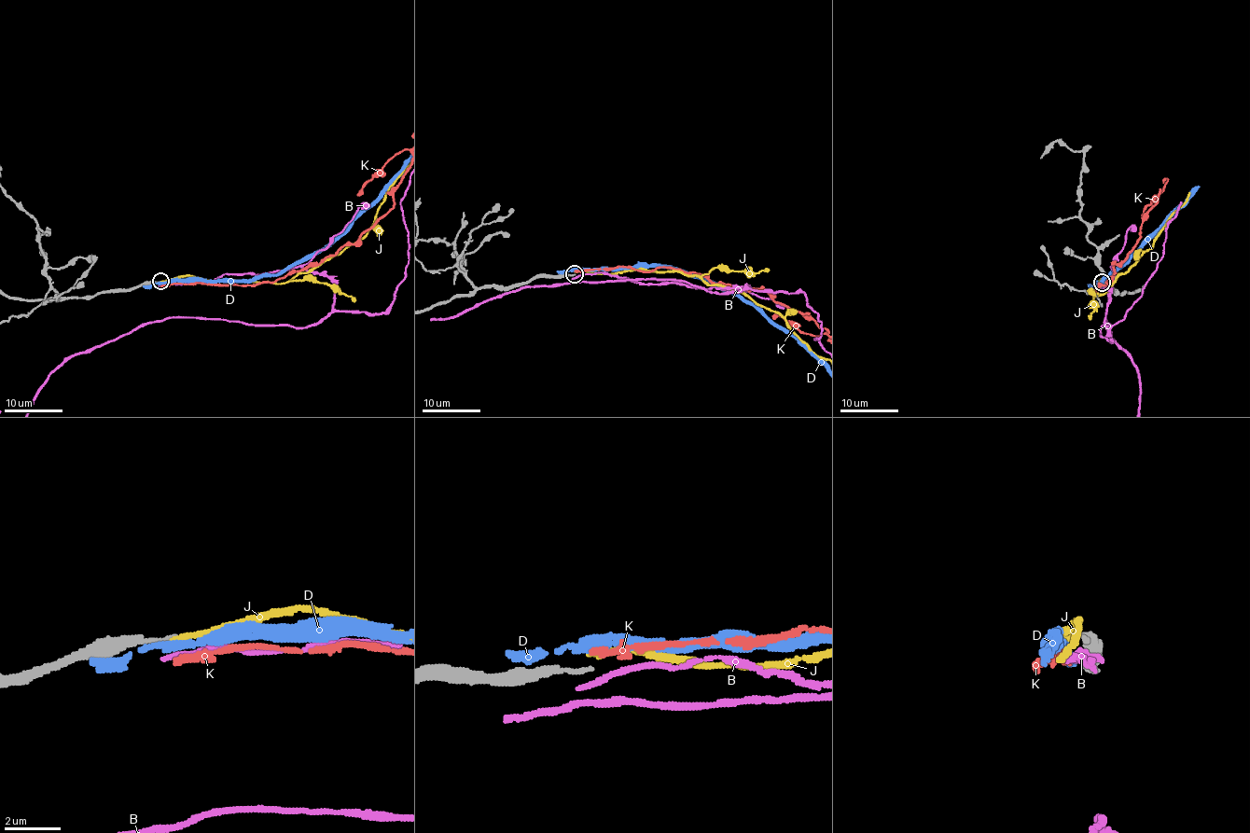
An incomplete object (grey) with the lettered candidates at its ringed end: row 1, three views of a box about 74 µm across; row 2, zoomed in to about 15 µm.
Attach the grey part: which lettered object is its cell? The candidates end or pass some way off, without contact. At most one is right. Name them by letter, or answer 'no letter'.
no letter

